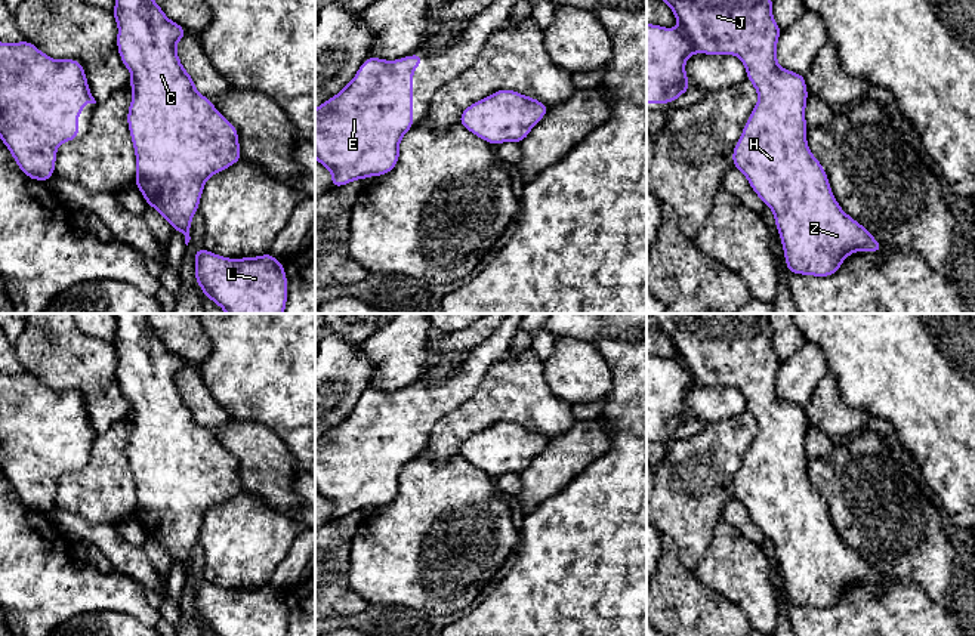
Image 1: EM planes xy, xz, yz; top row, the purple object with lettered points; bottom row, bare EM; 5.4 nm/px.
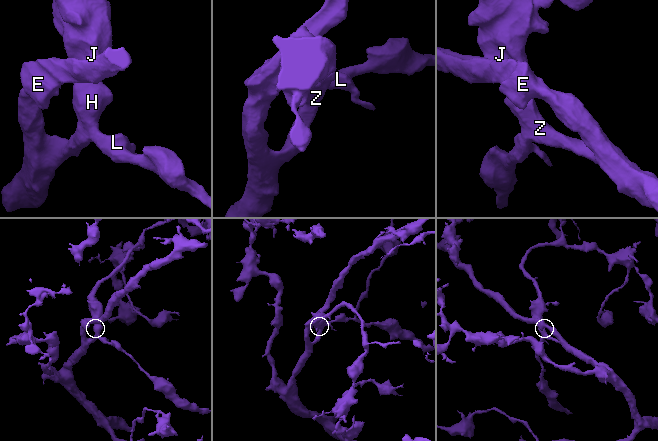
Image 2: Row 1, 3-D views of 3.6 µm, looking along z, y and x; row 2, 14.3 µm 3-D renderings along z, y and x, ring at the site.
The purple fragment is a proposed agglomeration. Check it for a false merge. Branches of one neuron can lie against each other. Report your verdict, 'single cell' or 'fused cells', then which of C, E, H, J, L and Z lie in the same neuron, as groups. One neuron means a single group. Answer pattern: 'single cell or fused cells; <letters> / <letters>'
single cell; C E H J L Z

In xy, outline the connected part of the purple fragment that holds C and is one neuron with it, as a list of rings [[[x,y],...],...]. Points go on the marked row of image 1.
[[[115,0],[112,15],[118,27],[117,49],[132,75],[127,126],[136,154],[135,185],[146,204],[185,235],[188,246],[206,180],[241,160],[238,132],[212,99],[195,90],[176,50],[186,31],[170,21],[155,0]]]

